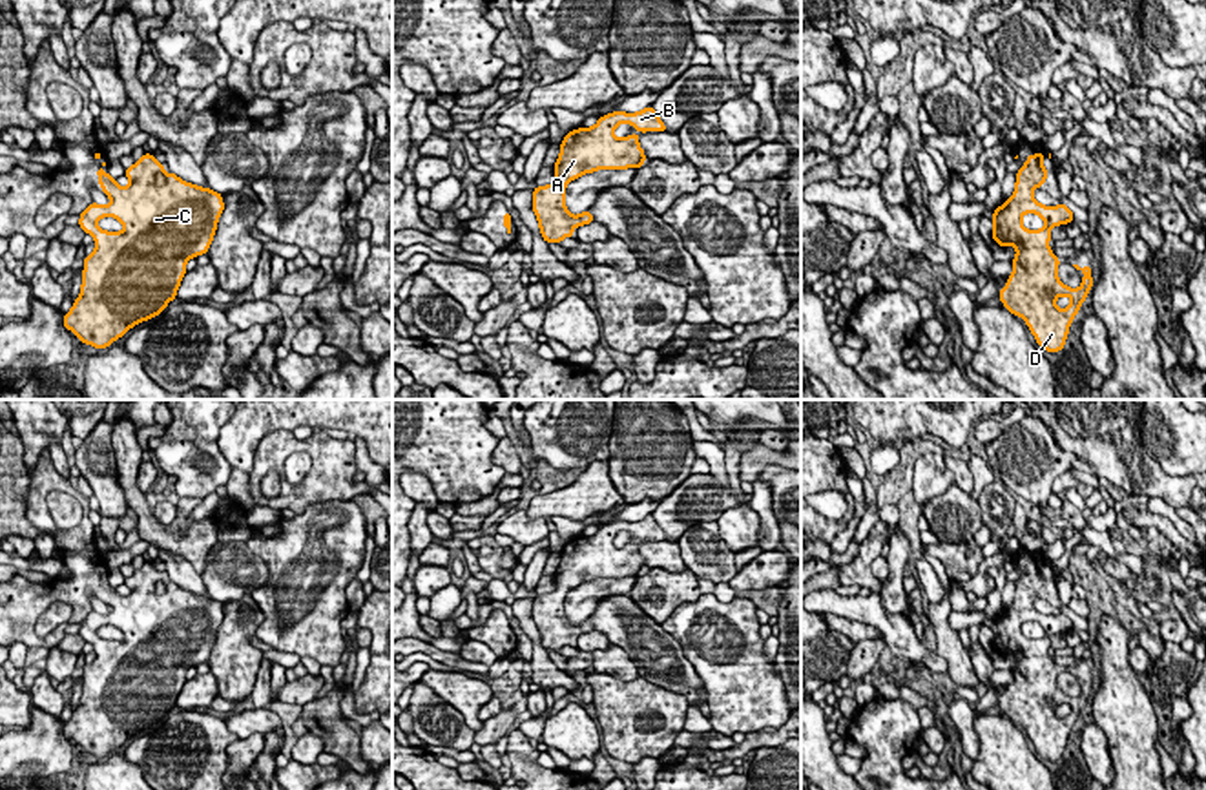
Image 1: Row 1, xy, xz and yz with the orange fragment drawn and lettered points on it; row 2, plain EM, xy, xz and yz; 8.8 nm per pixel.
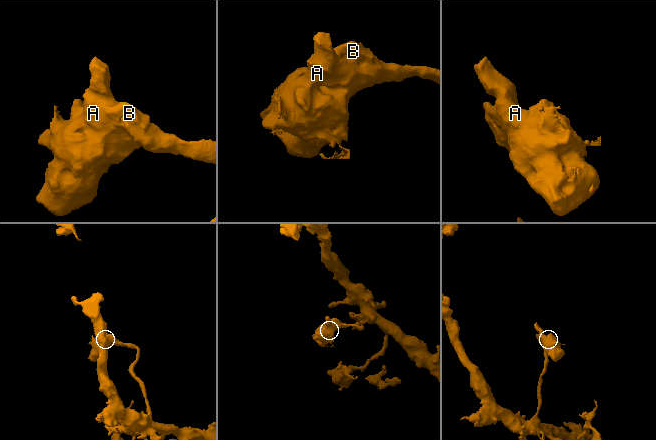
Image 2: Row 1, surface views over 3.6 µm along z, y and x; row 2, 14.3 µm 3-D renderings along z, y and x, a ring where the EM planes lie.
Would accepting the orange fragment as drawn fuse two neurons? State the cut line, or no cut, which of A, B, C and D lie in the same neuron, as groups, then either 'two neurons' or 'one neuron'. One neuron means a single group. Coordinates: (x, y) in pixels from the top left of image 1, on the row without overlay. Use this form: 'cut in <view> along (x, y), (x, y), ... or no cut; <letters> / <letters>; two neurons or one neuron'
no cut; A B C D; one neuron

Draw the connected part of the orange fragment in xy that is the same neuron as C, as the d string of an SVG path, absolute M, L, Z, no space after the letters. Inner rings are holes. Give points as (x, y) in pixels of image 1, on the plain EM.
M144 562L124 580L128 595L104 582L102 571L95 582L102 602L111 611L100 615L91 611L82 622L78 635L95 648L95 660L84 666L80 704L64 724L64 735L78 744L82 752L97 757L109 755L131 735L161 722L177 706L177 697L192 666L208 662L215 644L217 629L224 618L223 604L190 593L175 582L166 582L164 573L151 562ZM100 626L115 626L124 633L122 640L106 640L97 635Z

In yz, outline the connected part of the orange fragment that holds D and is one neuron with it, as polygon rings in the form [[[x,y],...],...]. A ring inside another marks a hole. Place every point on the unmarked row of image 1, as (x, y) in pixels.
[[[1027,564],[1027,571],[1016,580],[1014,602],[993,624],[993,650],[1000,655],[1013,653],[1016,666],[1011,670],[1013,682],[1000,697],[1000,710],[1009,721],[1020,724],[1033,741],[1040,757],[1055,763],[1064,757],[1069,733],[1080,719],[1086,702],[1091,701],[1091,675],[1073,673],[1084,681],[1082,695],[1069,697],[1058,684],[1060,668],[1051,660],[1051,637],[1069,633],[1075,622],[1066,615],[1044,615],[1033,600],[1047,589],[1049,578],[1042,575],[1045,564]],[[1024,622],[1038,622],[1045,635],[1027,639],[1022,633]]]

